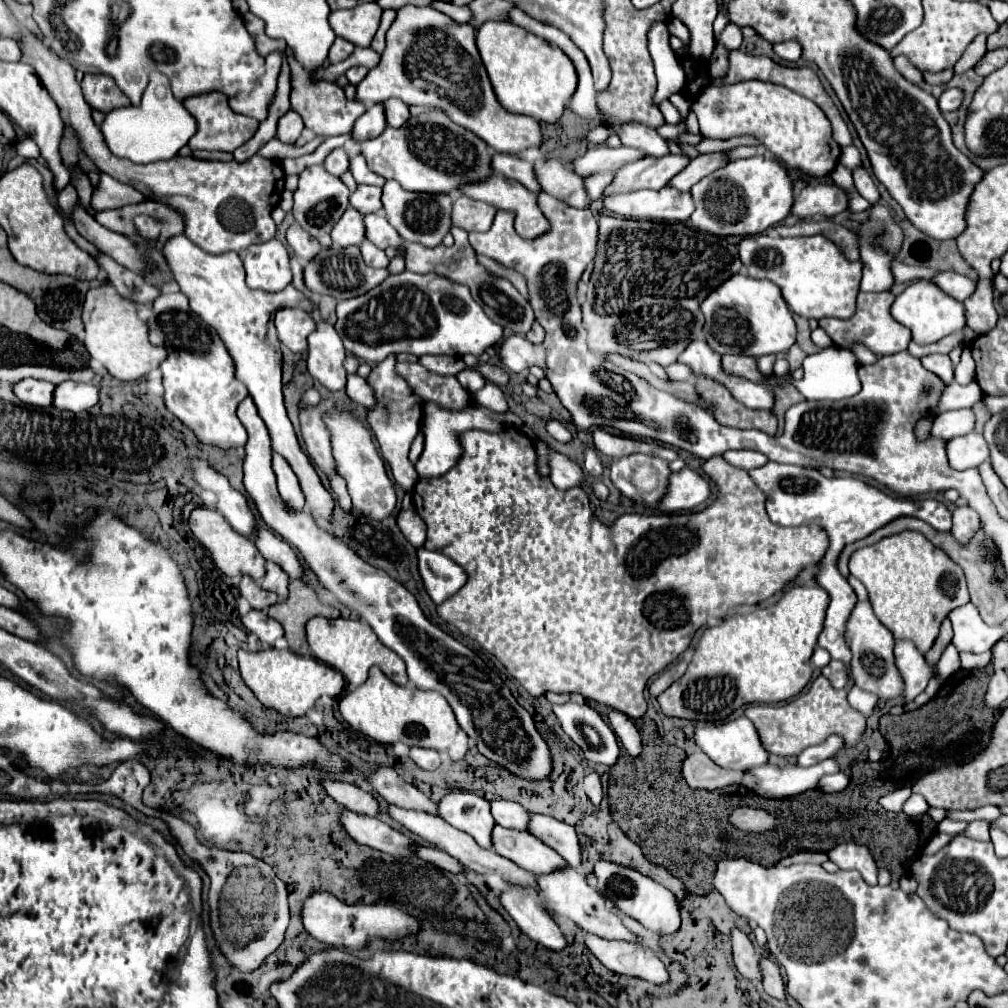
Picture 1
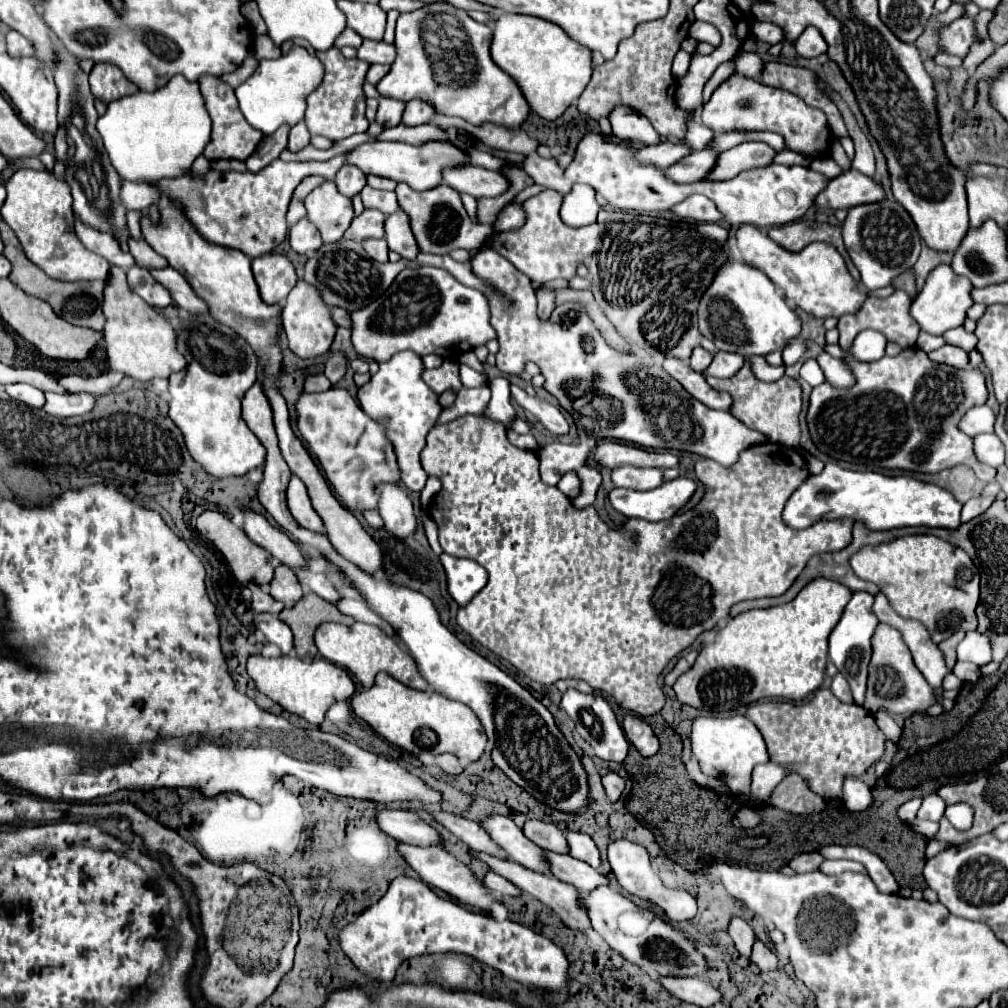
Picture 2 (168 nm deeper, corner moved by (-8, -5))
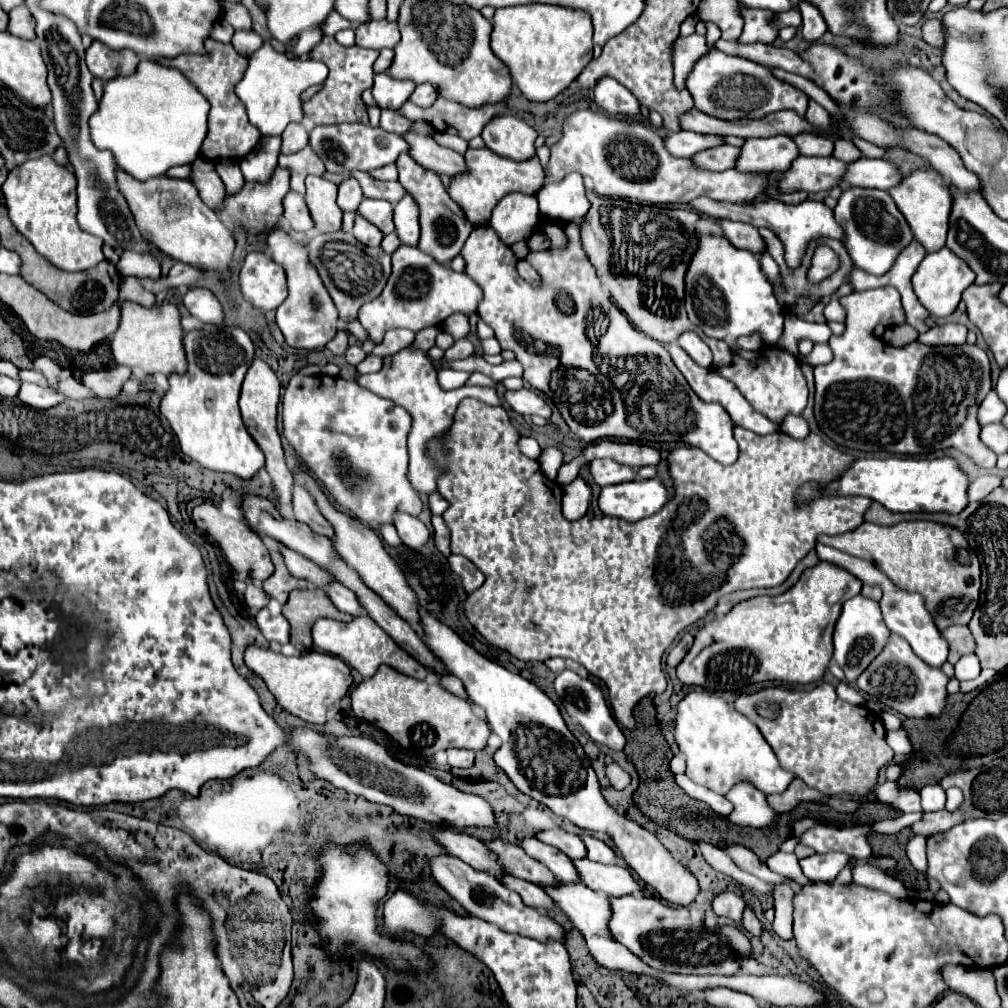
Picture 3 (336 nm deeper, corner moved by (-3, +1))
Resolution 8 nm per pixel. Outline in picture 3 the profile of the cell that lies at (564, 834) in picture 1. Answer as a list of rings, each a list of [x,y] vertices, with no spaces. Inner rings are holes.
[[[583,834],[581,840],[585,842],[585,848],[587,848],[587,858],[593,860],[593,862],[601,862],[601,864],[613,864],[615,862],[615,852],[601,840],[593,838],[591,834]]]

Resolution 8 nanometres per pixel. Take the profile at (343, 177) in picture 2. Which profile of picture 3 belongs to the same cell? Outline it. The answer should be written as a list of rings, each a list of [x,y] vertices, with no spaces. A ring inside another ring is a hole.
[[[345,176],[343,182],[339,184],[339,198],[337,198],[337,204],[341,206],[343,212],[347,212],[347,210],[355,210],[361,200],[363,200],[361,186],[357,184],[357,180],[355,180],[353,176]]]

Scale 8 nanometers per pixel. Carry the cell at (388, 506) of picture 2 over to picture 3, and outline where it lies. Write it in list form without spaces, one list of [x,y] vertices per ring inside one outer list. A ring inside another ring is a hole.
[[[395,512],[393,526],[397,528],[401,542],[409,548],[421,548],[429,538],[429,530],[423,526],[423,522],[407,512]]]

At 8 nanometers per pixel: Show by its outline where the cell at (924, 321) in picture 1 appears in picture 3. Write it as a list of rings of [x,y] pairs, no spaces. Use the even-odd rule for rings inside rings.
[[[941,248],[939,252],[927,254],[923,258],[923,262],[919,264],[917,272],[913,274],[913,290],[921,302],[921,306],[937,318],[945,318],[949,314],[955,312],[957,304],[961,302],[961,294],[967,286],[971,286],[975,282],[975,276],[971,272],[971,268],[957,256],[953,256],[953,252],[949,252],[947,248]]]

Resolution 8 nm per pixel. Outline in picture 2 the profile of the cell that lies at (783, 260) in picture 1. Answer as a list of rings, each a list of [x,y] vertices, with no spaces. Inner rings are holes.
[[[740,226],[736,230],[736,240],[744,262],[760,268],[778,288],[784,290],[784,296],[792,306],[800,306],[812,316],[840,318],[844,314],[854,314],[866,300],[866,290],[852,280],[844,258],[832,244],[812,242],[802,252],[792,254],[780,248],[770,236],[766,236],[764,230],[756,226]]]

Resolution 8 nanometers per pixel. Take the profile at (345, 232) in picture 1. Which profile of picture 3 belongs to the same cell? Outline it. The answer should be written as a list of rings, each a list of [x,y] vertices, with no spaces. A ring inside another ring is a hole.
[[[363,200],[357,208],[357,214],[375,224],[383,234],[393,232],[393,204],[385,200]]]

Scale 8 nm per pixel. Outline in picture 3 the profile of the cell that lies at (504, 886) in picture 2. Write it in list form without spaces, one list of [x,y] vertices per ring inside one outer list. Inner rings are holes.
[[[503,874],[499,880],[501,880],[501,884],[503,884],[505,888],[517,892],[527,906],[533,906],[533,908],[537,908],[537,910],[551,910],[551,908],[553,908],[553,900],[551,900],[551,898],[543,892],[543,888],[539,888],[537,884],[525,882],[525,880],[521,880],[521,878],[505,876],[505,874]]]

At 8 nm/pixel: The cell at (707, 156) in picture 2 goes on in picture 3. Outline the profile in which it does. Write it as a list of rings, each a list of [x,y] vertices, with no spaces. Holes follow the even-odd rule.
[[[715,146],[691,156],[693,164],[701,170],[727,170],[733,168],[733,160],[737,160],[735,146]]]

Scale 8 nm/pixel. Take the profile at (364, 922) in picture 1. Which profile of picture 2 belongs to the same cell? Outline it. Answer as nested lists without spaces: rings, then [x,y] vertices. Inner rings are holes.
[[[408,876],[394,878],[388,892],[360,914],[356,922],[342,928],[338,938],[344,954],[354,962],[354,966],[378,982],[392,982],[404,960],[422,954],[438,954],[438,950],[442,950],[476,958],[478,962],[498,970],[502,976],[538,990],[548,1004],[566,1002],[570,964],[564,950],[552,940],[518,922],[498,922],[490,916],[470,912],[450,898],[436,896],[422,880]]]

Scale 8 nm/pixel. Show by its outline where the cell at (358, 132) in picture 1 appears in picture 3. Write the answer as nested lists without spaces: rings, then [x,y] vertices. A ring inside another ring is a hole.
[[[377,74],[373,84],[373,98],[379,108],[391,108],[397,110],[401,104],[411,96],[415,84],[409,84],[407,80],[393,80],[387,74]]]

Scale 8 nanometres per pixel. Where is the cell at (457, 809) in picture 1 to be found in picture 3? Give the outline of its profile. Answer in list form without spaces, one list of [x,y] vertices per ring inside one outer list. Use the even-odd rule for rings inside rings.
[[[523,838],[521,840],[521,848],[535,860],[539,860],[541,864],[545,864],[553,876],[557,876],[557,880],[561,882],[579,882],[577,880],[577,872],[573,872],[573,864],[571,860],[557,848],[543,844],[535,838]]]

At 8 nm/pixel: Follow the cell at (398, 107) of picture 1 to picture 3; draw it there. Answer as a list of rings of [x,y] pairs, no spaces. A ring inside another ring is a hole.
[[[421,84],[413,90],[409,100],[421,108],[429,108],[437,100],[437,88],[433,88],[431,84]]]

